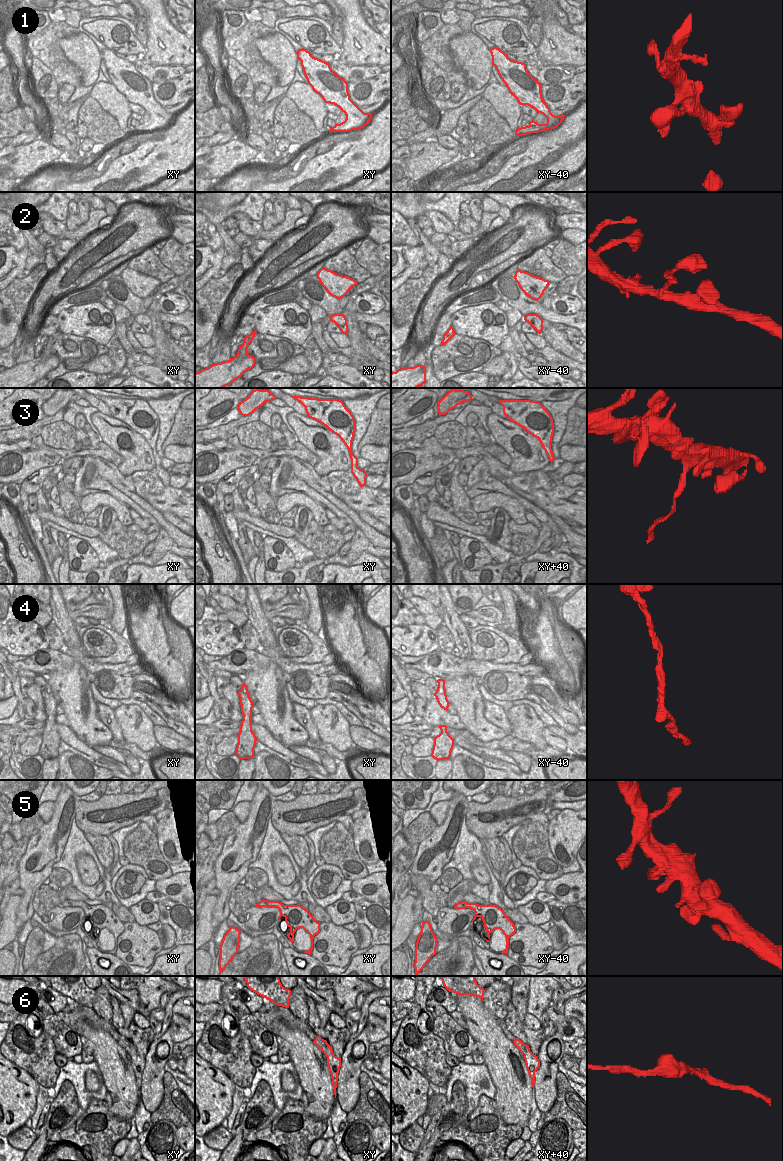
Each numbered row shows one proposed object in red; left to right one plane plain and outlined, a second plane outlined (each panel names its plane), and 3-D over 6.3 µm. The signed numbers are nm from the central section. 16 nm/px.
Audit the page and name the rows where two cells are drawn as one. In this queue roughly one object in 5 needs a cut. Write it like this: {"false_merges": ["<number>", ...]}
{"false_merges": ["3"]}

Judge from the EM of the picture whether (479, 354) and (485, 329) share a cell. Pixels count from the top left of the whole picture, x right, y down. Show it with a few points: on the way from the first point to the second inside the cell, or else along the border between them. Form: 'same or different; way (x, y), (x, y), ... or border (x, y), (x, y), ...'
different; border (460, 334), (475, 339), (483, 339), (497, 347)

